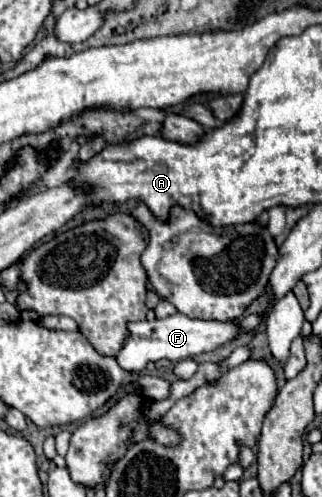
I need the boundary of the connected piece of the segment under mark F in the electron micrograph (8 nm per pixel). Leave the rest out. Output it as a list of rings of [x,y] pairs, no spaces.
[[[175,313],[167,319],[129,323],[129,333],[131,335],[127,343],[119,351],[119,367],[123,367],[125,371],[143,371],[147,361],[159,361],[159,359],[181,361],[181,359],[191,359],[199,353],[215,351],[225,343],[233,341],[241,333],[241,327],[235,321],[203,321]]]

